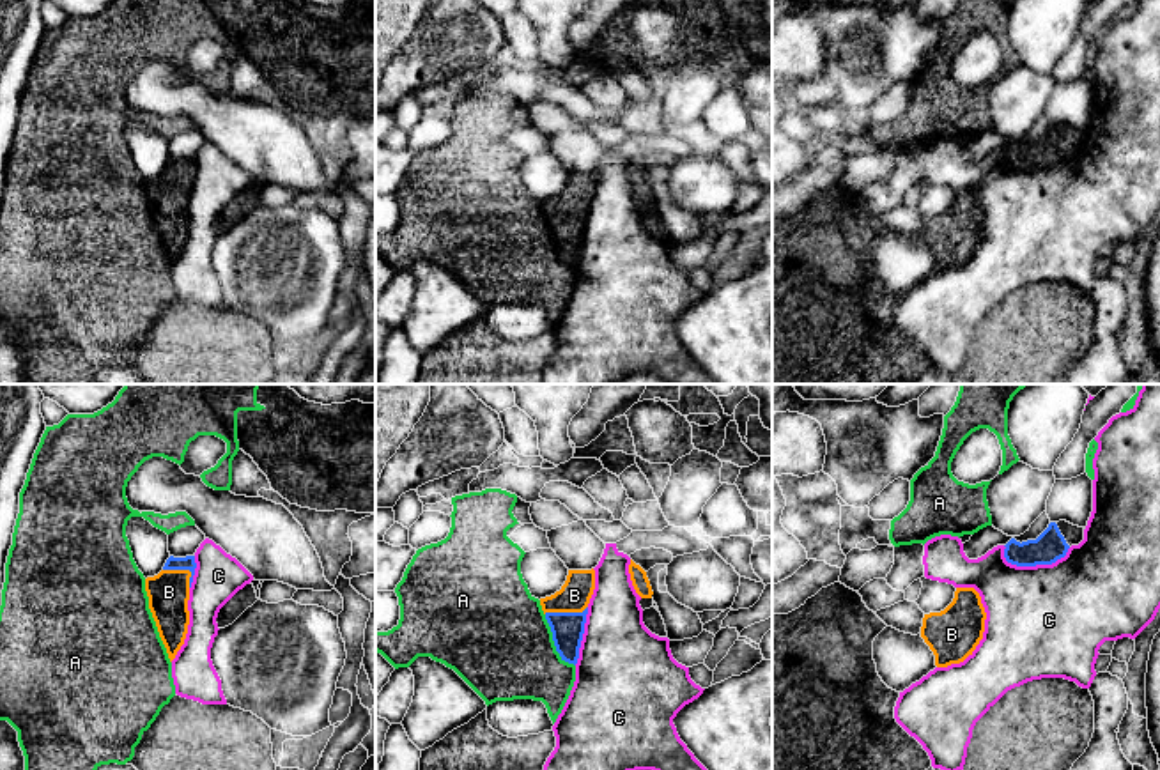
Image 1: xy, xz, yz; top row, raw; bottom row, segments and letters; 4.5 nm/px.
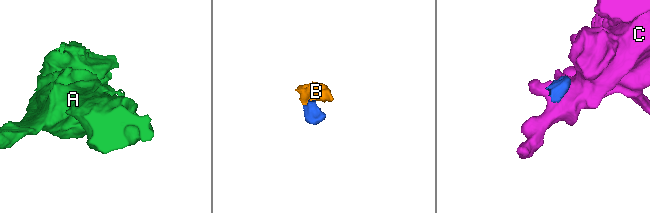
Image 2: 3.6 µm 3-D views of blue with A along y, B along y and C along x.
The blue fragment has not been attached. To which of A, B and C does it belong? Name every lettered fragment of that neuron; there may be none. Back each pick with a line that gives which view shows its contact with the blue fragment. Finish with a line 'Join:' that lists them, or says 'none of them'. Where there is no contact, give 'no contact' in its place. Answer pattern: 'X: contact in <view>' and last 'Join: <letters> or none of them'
B: contact in xy
Join: B

